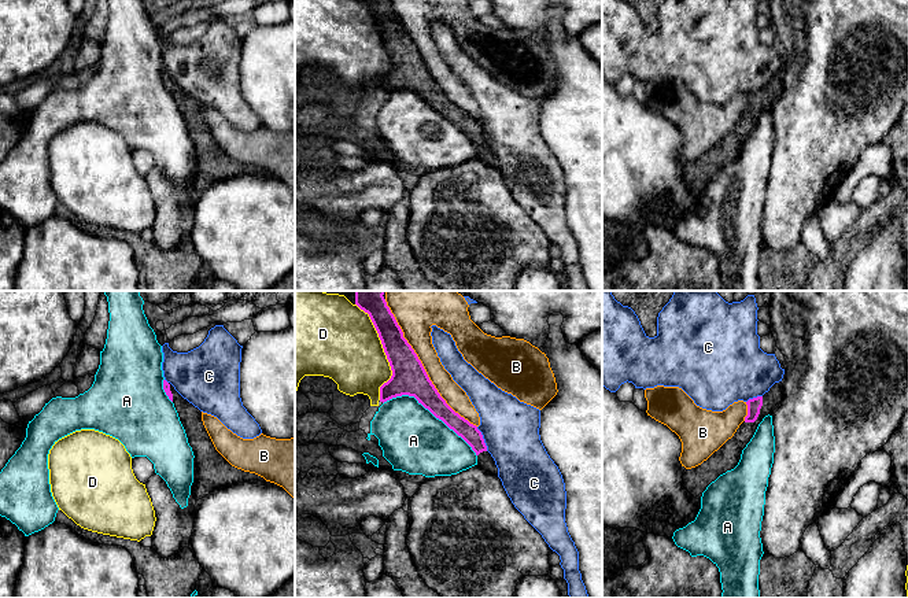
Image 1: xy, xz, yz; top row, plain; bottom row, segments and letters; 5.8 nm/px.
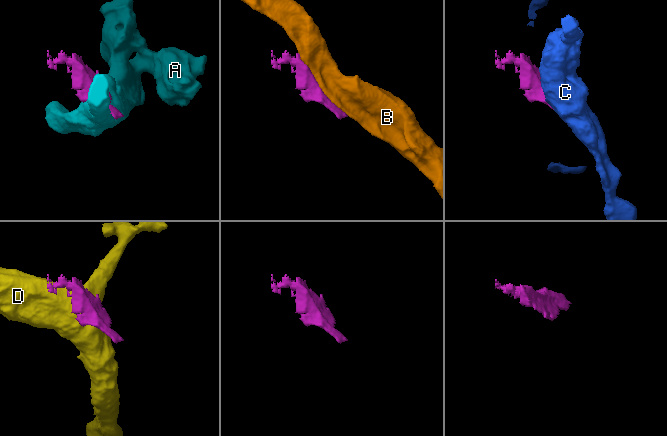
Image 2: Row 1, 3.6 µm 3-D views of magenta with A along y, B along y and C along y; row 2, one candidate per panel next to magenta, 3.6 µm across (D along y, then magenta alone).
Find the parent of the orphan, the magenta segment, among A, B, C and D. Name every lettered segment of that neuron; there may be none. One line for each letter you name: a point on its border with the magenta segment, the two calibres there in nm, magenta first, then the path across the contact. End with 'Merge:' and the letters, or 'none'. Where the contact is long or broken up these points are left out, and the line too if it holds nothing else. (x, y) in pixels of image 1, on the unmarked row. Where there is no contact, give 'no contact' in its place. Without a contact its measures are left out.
Merge: none

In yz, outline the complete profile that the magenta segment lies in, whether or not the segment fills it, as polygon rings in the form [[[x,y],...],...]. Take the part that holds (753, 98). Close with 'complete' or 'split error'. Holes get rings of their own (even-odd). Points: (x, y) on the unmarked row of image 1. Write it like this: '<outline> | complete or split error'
[[[779,74],[775,75],[763,89],[749,92],[746,95],[748,108],[734,129],[701,158],[691,162],[684,162],[683,180],[694,191],[702,187],[706,180],[720,167],[734,162],[738,158],[742,143],[753,130],[758,117],[765,108],[772,108],[774,103],[779,99],[782,89],[783,77]]] | split error

